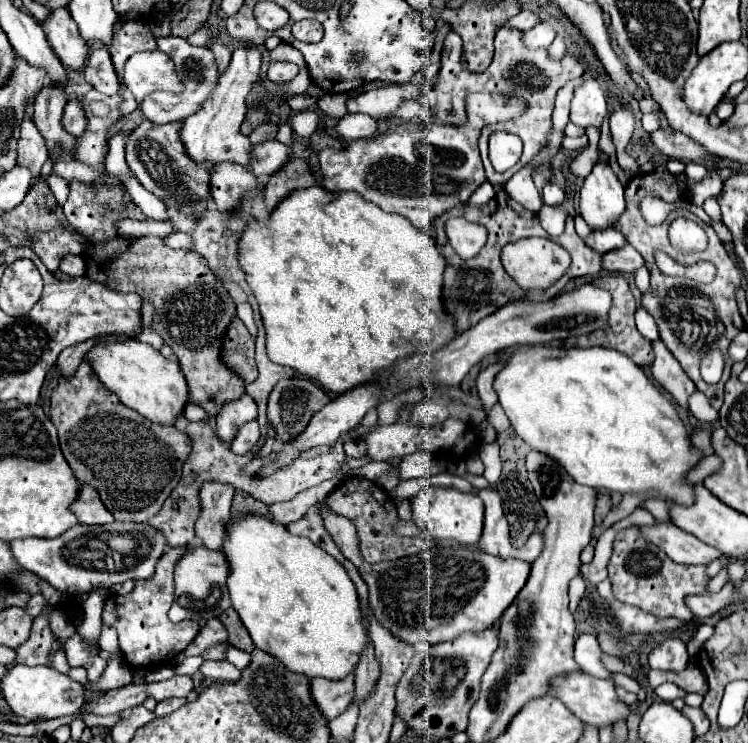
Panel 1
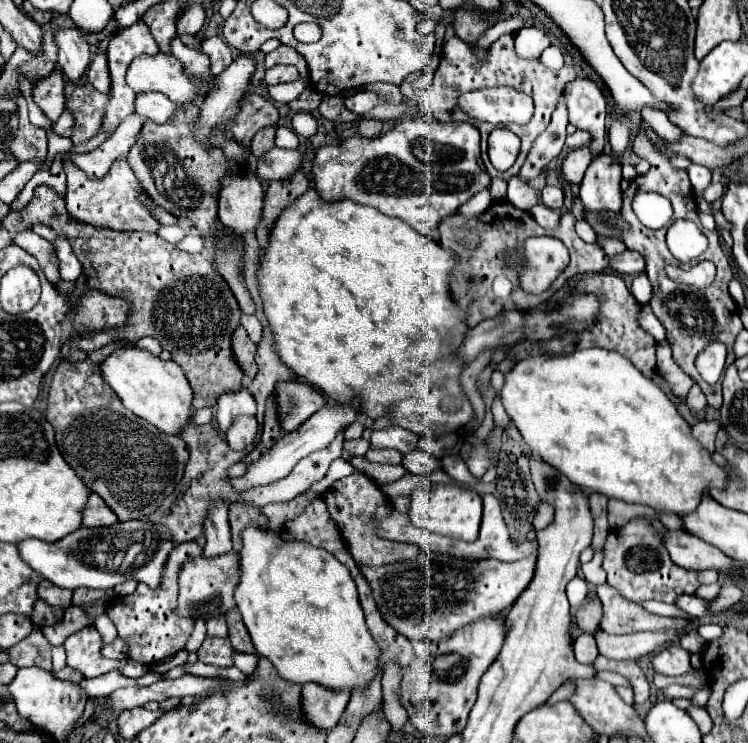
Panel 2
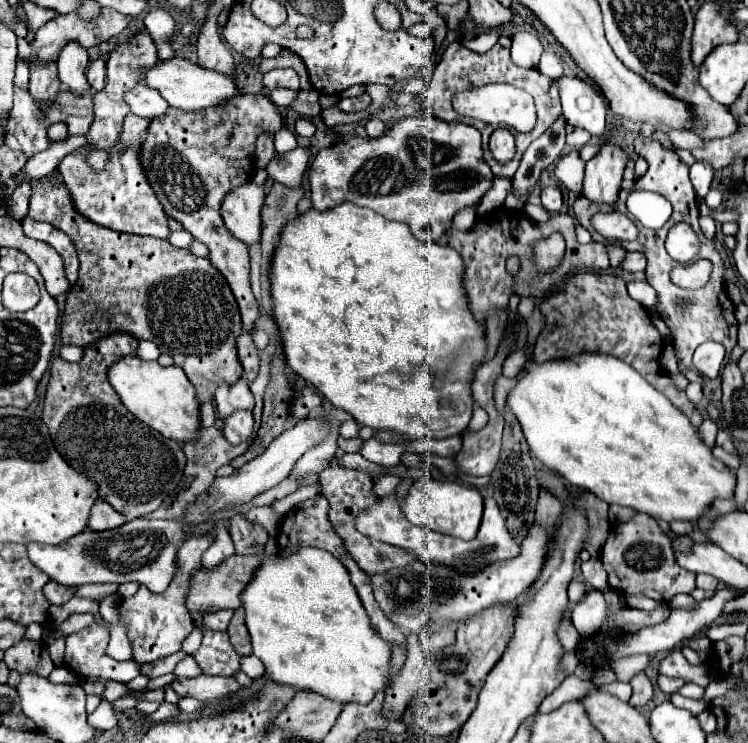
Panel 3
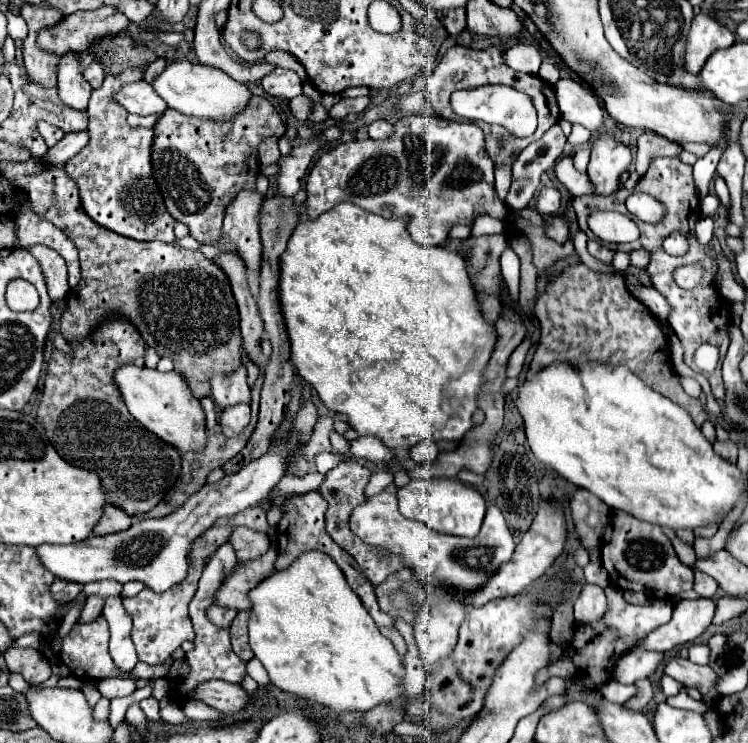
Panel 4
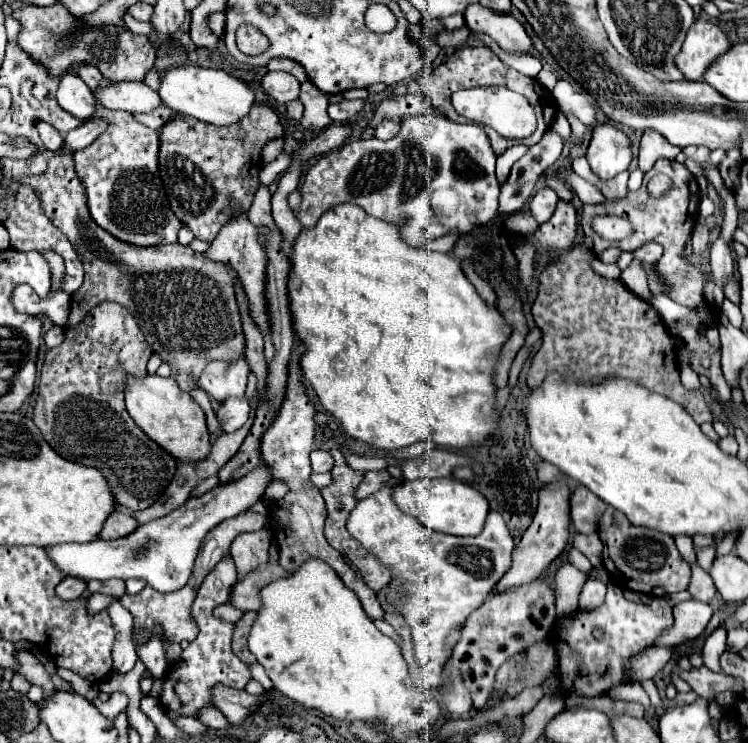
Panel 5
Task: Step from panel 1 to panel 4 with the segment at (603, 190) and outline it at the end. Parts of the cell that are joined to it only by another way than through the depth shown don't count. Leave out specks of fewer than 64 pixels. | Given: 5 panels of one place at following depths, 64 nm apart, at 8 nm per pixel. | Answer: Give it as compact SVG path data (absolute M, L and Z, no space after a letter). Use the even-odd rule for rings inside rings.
M598 134L592 144L588 176L596 194L612 194L618 190L618 178L632 162L630 148L614 134Z

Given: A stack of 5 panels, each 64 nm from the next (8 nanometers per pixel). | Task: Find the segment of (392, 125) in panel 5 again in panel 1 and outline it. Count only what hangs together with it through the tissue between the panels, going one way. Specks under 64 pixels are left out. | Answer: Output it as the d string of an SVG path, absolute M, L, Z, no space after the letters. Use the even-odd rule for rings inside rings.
M348 114L338 122L336 130L338 130L338 134L342 134L344 138L350 138L350 140L370 138L378 130L378 120L372 116L366 116L366 114Z

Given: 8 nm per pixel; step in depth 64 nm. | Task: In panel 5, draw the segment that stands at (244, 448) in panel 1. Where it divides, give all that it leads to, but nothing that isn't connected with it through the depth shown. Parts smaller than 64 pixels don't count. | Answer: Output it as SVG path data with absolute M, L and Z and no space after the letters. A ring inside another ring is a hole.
M226 398L220 402L216 410L218 422L224 432L236 432L238 428L242 428L248 420L248 414L250 414L250 406L246 398Z

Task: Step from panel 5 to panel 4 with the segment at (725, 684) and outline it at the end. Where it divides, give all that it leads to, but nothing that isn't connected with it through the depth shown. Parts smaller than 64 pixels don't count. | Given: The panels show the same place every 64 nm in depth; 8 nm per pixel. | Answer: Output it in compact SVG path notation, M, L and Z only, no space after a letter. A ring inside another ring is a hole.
M676 656L668 660L664 672L688 688L698 688L704 702L716 702L716 692L710 690L716 686L720 678L710 666L696 666L690 660L682 660L680 656Z

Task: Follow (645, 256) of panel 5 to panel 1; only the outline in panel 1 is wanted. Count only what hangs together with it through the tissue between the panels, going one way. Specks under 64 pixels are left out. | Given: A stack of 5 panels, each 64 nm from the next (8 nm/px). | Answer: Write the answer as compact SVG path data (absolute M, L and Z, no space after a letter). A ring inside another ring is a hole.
M626 244L622 250L604 254L602 266L608 272L634 272L640 266L644 266L644 258L630 244Z

